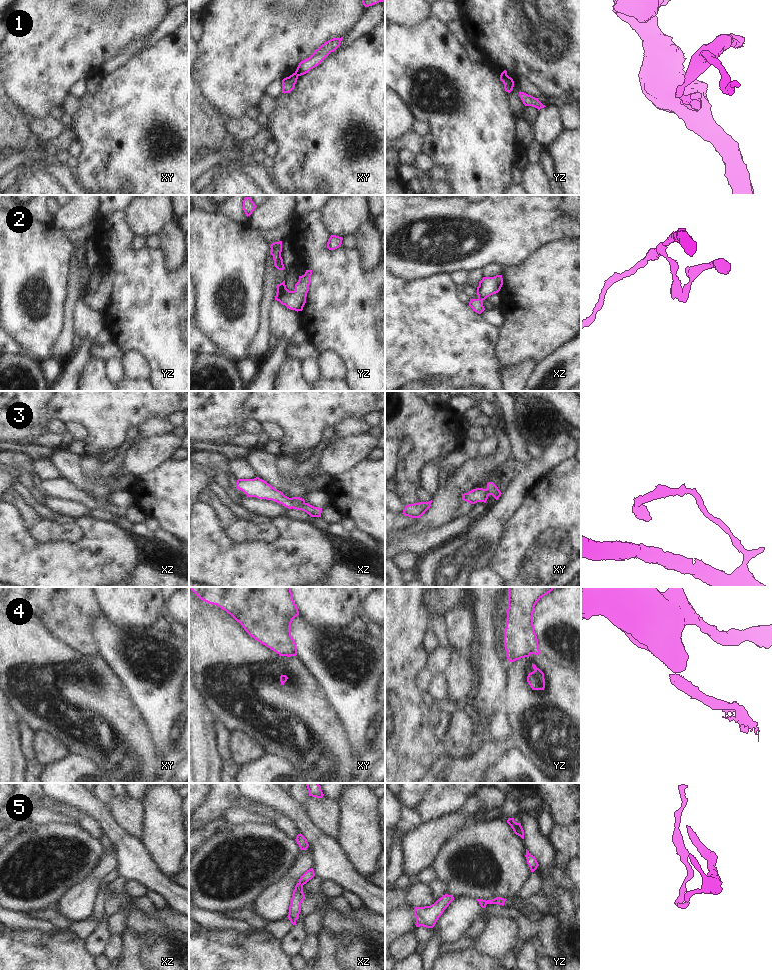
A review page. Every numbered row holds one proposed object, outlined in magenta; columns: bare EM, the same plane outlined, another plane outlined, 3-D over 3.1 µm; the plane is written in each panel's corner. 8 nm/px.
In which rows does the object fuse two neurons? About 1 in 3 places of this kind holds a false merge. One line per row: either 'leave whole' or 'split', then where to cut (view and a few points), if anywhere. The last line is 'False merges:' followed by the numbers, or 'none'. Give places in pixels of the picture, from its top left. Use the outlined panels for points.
1: split | xy (294, 73), (297, 76)
2: leave whole | no cut
3: split | xz (290, 498), (293, 507)
4: split | yz (538, 649), (532, 653)
5: leave whole | no cut
False merges: 1, 3, 4

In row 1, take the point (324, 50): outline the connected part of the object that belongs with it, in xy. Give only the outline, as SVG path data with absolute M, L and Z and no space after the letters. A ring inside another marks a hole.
M343 37L333 38L322 44L309 58L299 63L295 74L297 76L304 75L318 66L331 52L334 52L340 46L342 39Z

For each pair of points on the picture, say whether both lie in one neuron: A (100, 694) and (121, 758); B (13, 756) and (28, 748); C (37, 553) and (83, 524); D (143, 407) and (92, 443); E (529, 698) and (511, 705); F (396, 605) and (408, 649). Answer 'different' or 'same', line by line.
A: same
B: different
C: same
D: same
E: same
F: same

